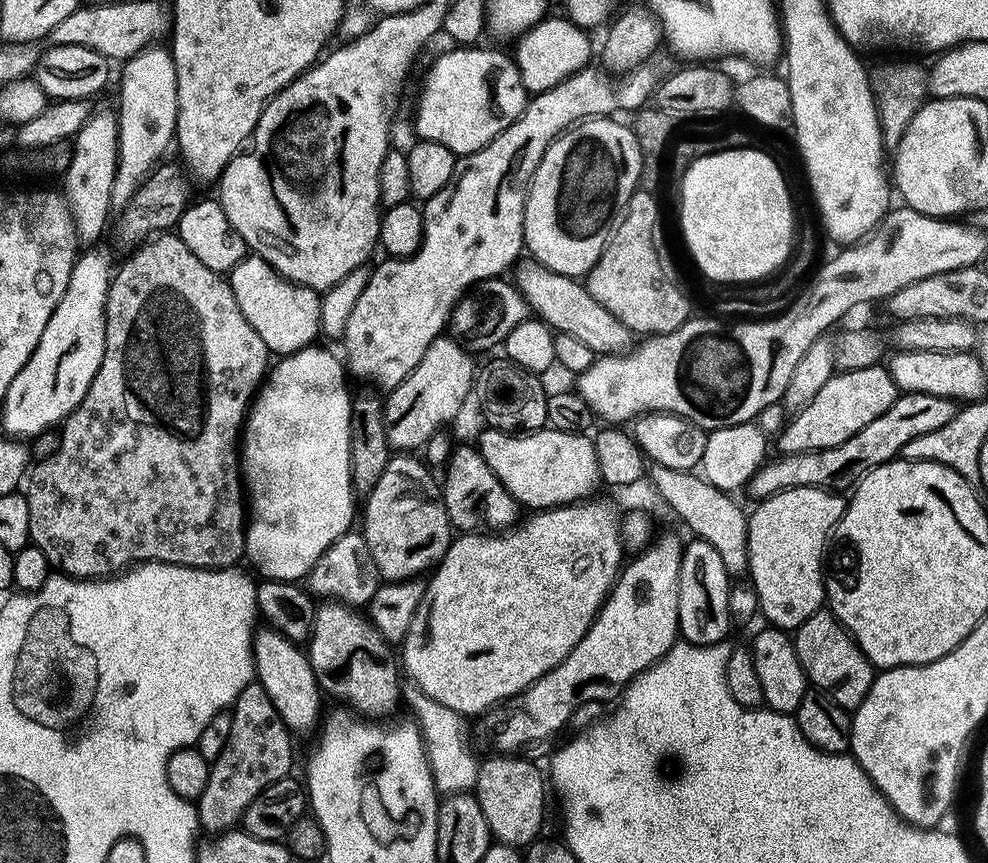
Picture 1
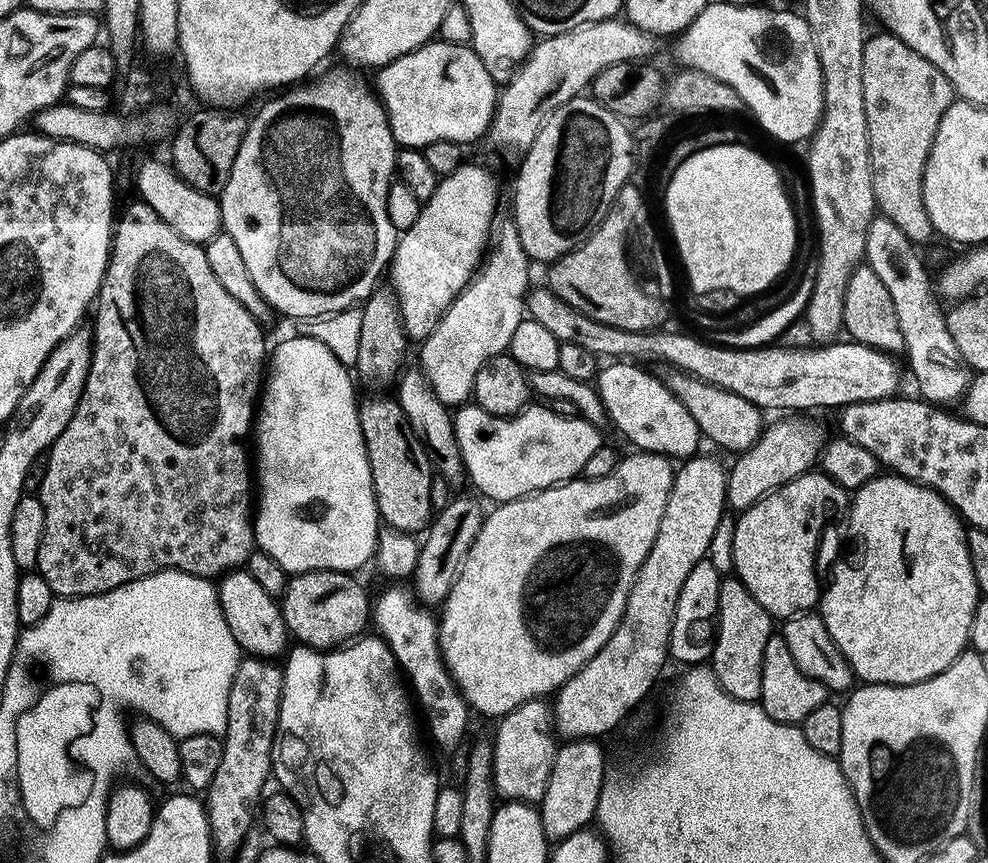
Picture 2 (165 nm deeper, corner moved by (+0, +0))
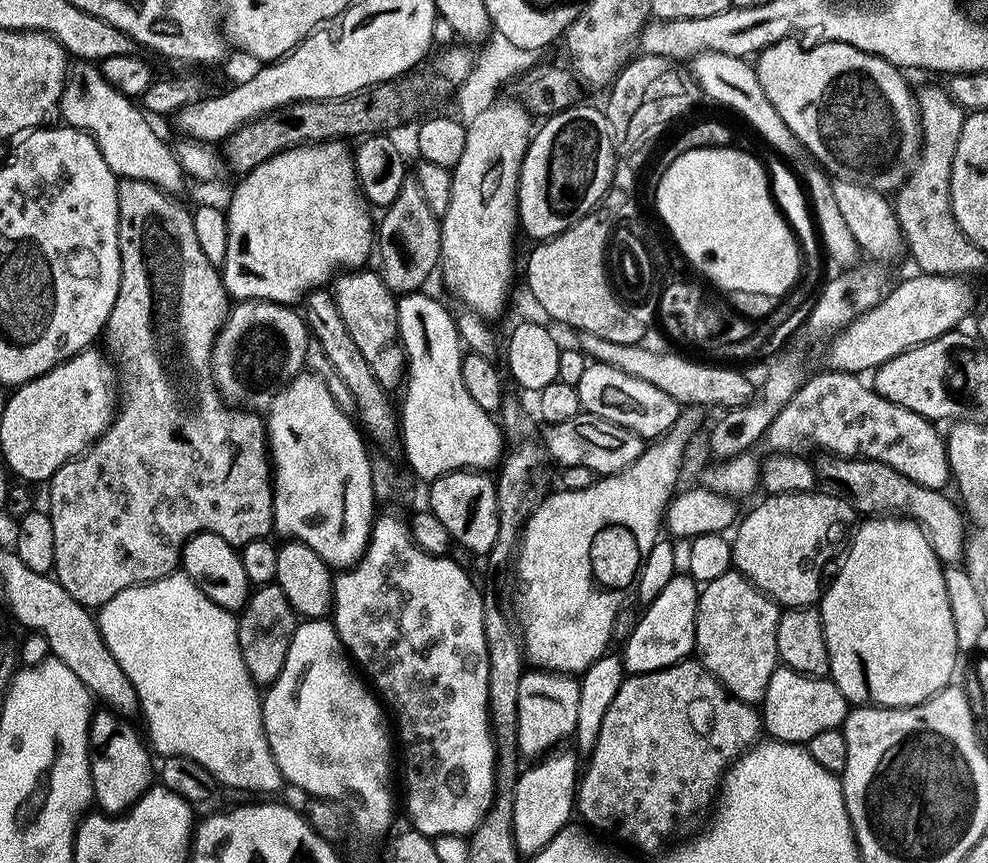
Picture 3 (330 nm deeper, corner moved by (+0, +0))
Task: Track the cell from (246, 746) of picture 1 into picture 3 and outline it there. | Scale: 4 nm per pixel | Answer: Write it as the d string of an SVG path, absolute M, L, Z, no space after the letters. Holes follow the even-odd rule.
M276 583L259 585L249 595L243 608L238 612L238 642L242 650L242 658L246 662L246 670L257 686L273 684L286 662L286 654L290 650L292 635L298 623L298 615L291 602L282 594L282 586Z

